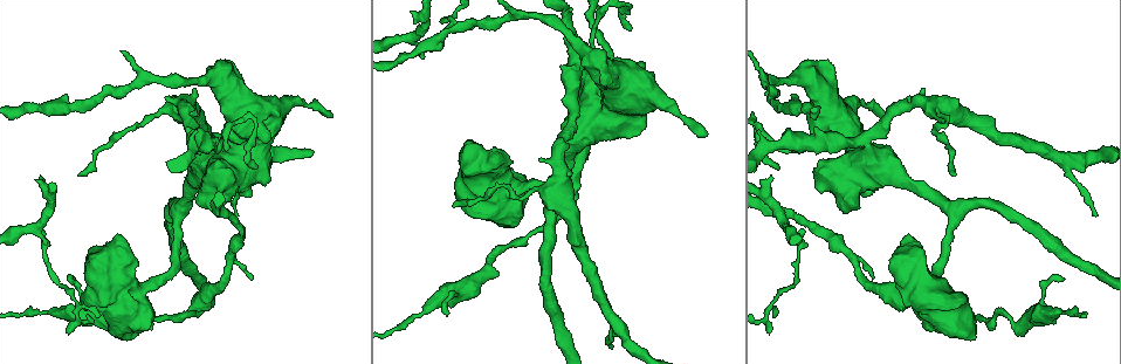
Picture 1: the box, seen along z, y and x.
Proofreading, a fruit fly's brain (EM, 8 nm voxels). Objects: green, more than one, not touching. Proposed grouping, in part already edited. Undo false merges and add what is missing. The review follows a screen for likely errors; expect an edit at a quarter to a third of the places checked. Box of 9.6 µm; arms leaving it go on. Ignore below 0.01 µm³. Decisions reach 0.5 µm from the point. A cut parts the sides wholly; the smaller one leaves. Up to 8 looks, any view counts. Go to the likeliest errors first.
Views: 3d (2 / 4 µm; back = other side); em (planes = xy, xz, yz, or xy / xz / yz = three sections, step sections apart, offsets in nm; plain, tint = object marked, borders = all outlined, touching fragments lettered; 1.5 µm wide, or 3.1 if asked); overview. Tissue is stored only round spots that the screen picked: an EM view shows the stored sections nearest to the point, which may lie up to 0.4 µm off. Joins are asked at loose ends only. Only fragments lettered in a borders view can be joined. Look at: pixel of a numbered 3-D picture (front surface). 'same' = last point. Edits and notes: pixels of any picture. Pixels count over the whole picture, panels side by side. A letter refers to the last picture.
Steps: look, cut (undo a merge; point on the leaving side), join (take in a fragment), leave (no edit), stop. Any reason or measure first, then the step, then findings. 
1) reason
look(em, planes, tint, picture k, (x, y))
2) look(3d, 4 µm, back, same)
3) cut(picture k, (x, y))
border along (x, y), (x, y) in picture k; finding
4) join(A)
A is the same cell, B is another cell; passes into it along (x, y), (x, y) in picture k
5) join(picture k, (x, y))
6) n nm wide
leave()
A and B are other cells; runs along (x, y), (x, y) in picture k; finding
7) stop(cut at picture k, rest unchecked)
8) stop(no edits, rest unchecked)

branch point
look(em, planes, borders, picture 1, (799, 142))

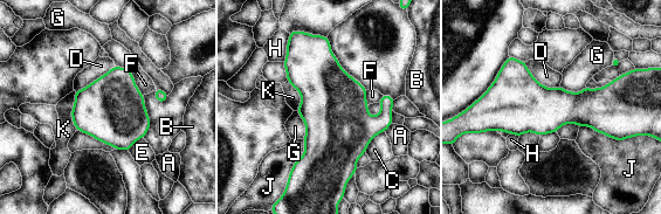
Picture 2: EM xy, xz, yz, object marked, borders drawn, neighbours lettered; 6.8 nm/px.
leave()
A, B, C, D, E, F, G, H, J and K are other cells; border along (524, 62), (541, 83), (559, 87) in picture 2; one neuron here

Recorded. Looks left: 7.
tapers out
look(3d, 4 µm, back, picture 1, (1064, 277))

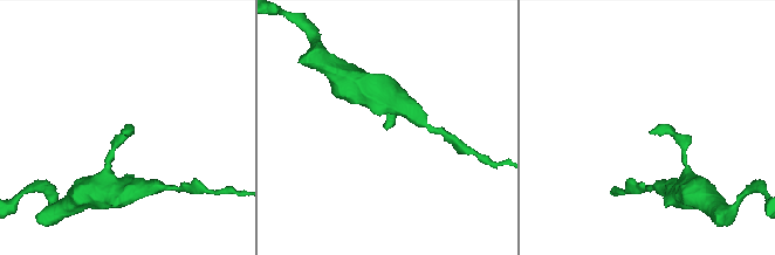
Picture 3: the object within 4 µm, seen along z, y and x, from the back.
look(em, planes, borders, picture 3, (385, 127))

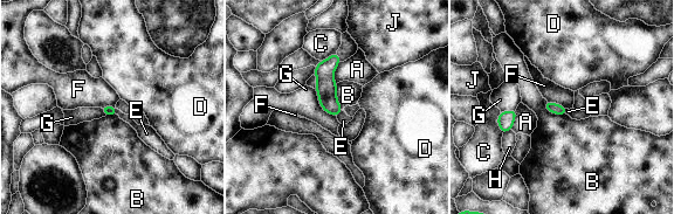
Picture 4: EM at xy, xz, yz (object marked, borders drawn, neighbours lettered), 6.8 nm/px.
leave()
A, B, C, D, E, F, G, H and J are other cells; border along (544, 102), (549, 111), (565, 115) in picture 4; none of them fits

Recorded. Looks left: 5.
look(3d, 4 µm, picture 1, (425, 14))

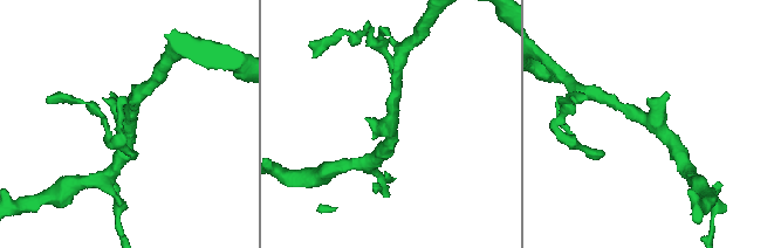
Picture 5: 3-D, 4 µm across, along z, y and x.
look(em, planes, borders, picture 5, (653, 123))

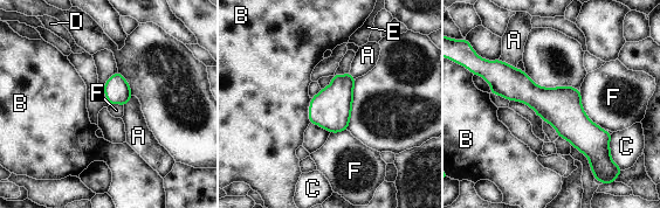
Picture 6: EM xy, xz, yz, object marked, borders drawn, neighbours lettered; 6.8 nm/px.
leave()
A, B, C, D, E and F are other cells; runs along (493, 74), (555, 105), (606, 150) in picture 6; one neuron here

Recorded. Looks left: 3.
stop(no edits, rest unchecked)

